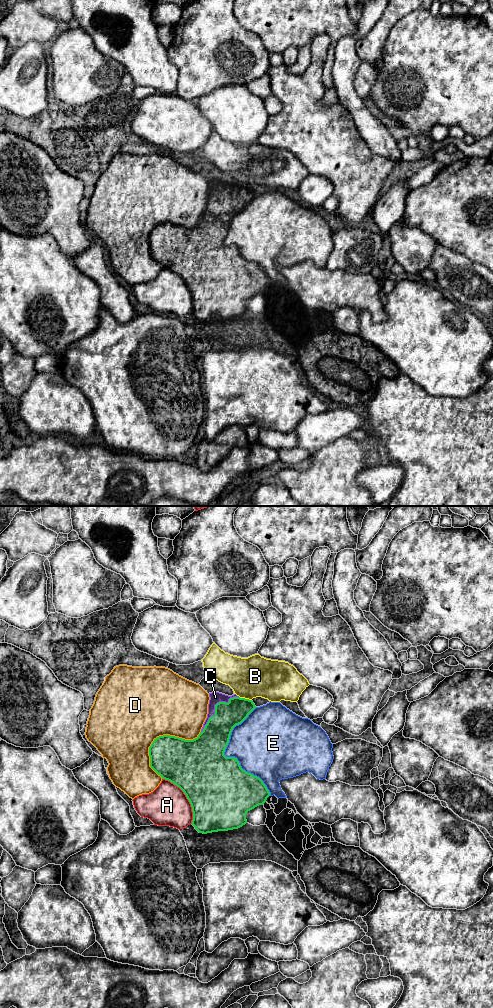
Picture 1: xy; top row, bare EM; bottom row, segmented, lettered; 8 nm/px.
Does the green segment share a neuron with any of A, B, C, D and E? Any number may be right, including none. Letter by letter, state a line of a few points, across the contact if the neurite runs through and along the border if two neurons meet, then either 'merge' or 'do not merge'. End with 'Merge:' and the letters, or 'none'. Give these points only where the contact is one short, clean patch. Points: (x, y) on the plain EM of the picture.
A: do not merge
B: do not merge
C: merge
D: do not merge
E: do not merge
Merge: C

